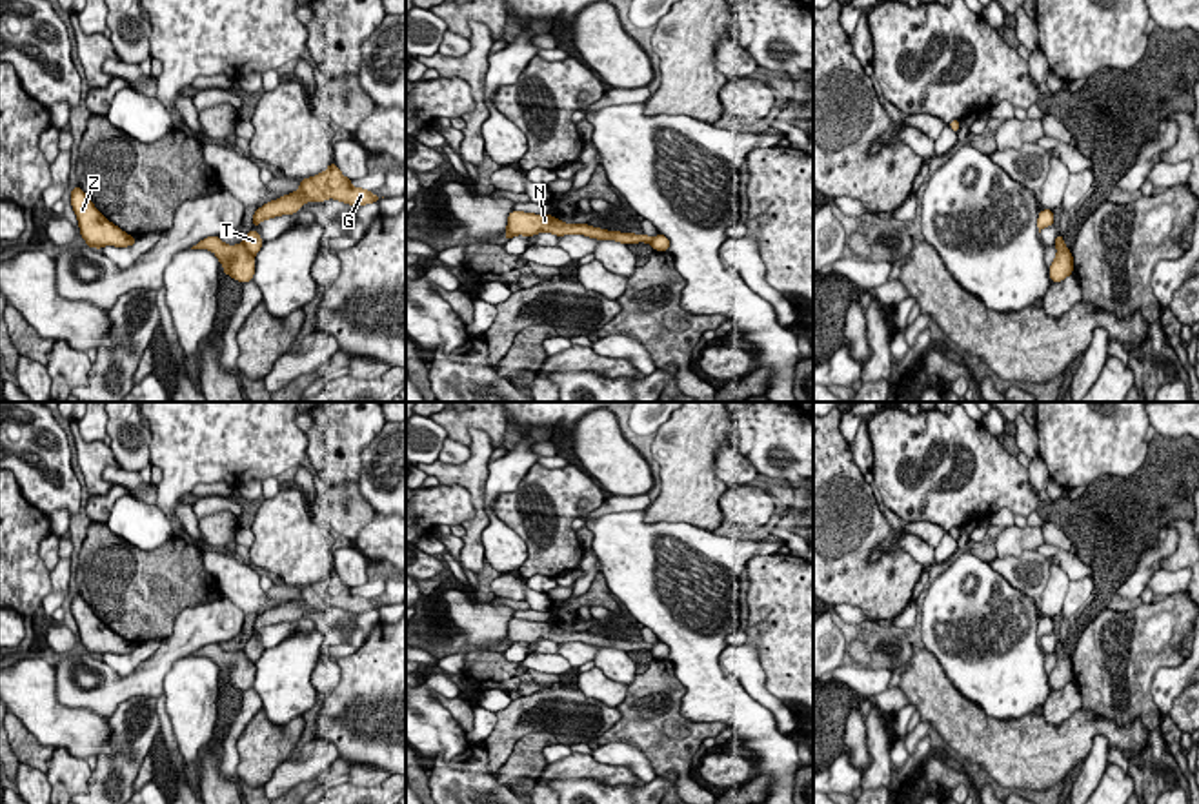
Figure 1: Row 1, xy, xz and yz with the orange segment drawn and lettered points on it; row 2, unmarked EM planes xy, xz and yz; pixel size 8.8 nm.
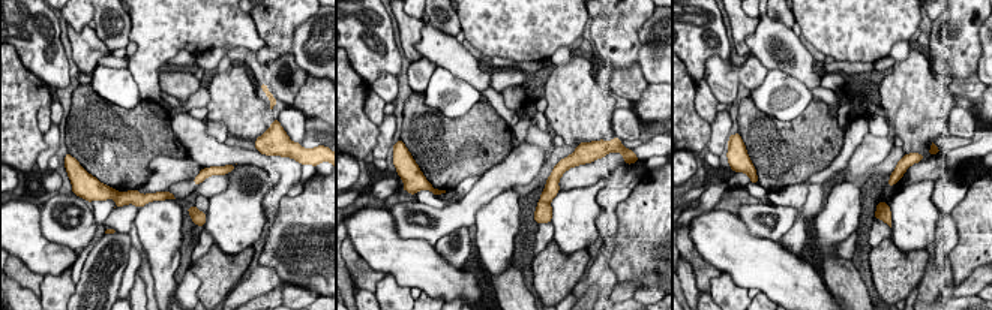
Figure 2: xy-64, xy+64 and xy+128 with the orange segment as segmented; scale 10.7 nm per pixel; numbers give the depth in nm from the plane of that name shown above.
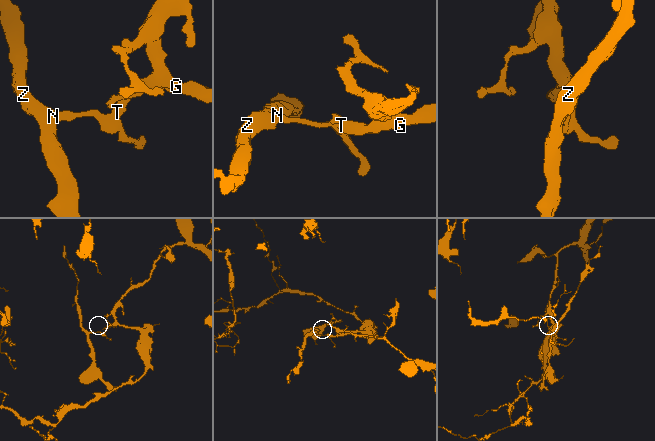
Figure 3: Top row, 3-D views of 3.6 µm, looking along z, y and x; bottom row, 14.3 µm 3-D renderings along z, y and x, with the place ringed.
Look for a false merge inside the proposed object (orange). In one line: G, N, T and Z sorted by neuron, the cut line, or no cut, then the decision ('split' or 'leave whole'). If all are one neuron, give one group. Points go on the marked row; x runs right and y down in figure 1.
groups G T / N Z; cut xy (242, 242), (253, 255); split

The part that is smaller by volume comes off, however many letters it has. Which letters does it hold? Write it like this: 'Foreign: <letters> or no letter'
Foreign: N, Z

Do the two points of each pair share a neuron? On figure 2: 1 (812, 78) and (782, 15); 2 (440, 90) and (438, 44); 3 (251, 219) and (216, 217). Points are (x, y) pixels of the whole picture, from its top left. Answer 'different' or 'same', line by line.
1: different
2: different
3: same

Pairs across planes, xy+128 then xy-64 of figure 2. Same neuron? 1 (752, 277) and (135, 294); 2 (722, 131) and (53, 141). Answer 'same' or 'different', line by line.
1: different
2: same

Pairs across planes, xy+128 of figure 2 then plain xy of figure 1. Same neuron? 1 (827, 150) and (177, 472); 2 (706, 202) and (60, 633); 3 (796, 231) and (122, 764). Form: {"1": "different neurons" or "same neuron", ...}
{"1": "different neurons", "2": "same neuron", "3": "same neuron"}

